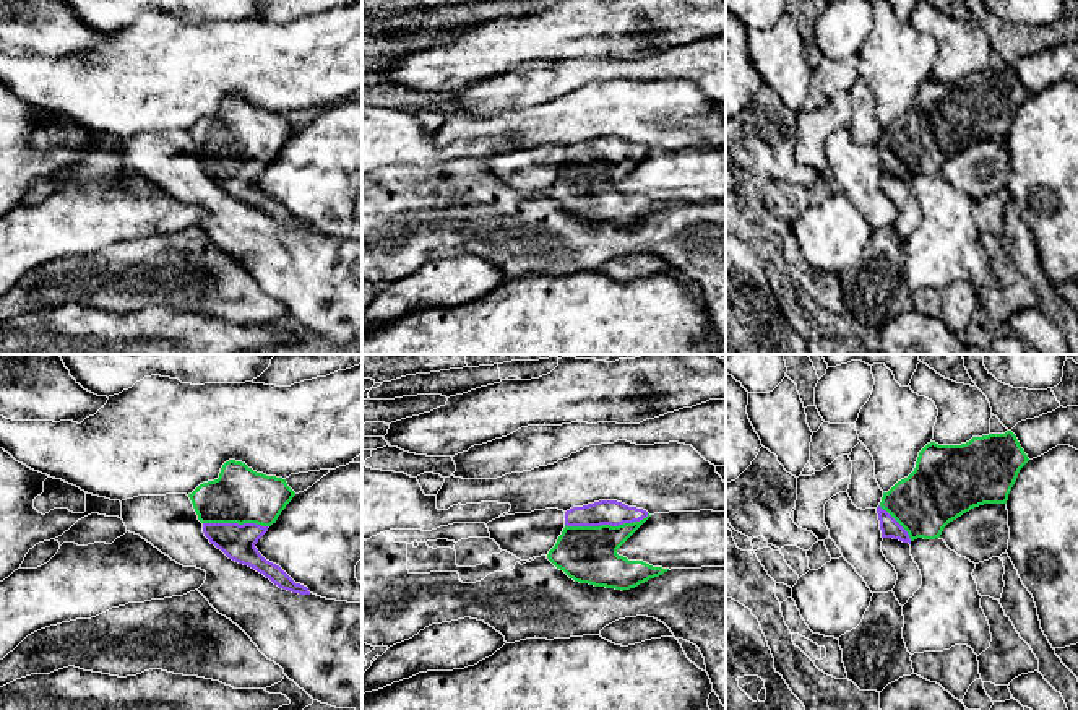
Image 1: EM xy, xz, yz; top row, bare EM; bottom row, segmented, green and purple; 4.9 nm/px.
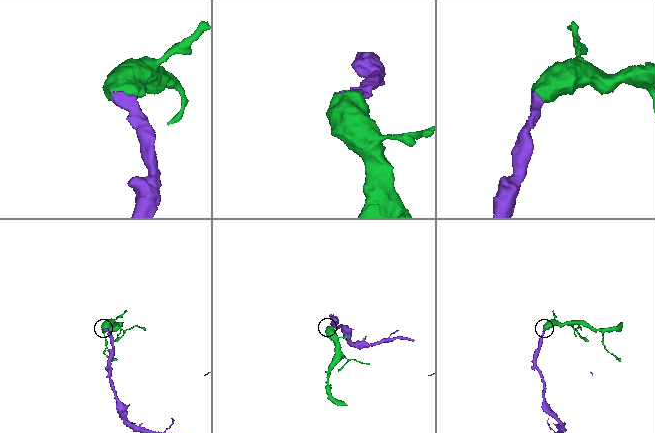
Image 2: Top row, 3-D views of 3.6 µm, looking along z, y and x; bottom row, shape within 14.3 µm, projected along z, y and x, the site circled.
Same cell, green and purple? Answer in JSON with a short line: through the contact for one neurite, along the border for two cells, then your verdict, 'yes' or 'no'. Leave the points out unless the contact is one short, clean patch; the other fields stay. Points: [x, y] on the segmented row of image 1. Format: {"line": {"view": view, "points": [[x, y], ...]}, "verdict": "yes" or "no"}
{"line": {"view": "xz", "points": [[588, 554], [588, 543], [606, 525], [604, 512]]}, "verdict": "yes"}

